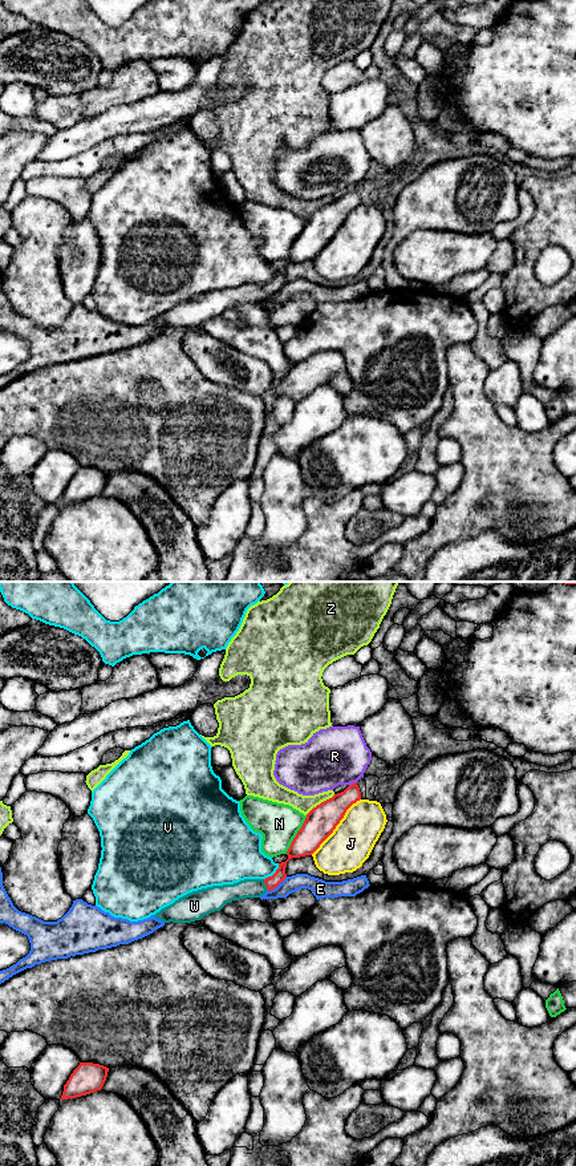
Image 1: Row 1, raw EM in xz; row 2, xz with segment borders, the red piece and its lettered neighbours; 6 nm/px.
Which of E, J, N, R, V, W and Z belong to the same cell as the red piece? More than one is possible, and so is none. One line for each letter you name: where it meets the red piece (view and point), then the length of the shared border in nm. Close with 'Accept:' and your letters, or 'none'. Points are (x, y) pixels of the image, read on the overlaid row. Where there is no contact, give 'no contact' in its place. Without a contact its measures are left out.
W: meets red in xz at (266, 885); contact 80 nm long
Accept: W

